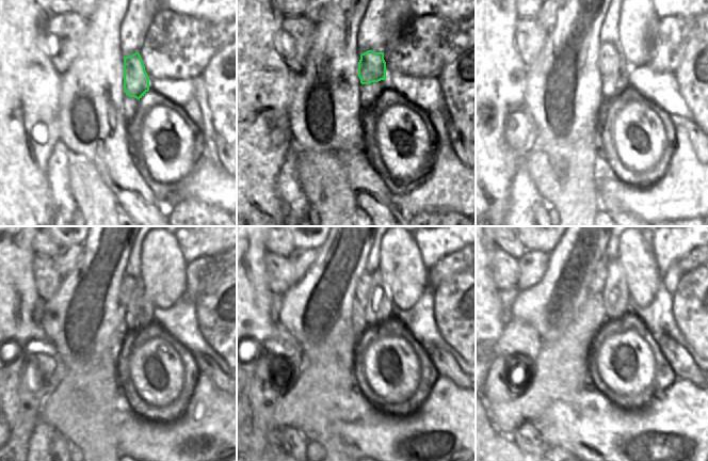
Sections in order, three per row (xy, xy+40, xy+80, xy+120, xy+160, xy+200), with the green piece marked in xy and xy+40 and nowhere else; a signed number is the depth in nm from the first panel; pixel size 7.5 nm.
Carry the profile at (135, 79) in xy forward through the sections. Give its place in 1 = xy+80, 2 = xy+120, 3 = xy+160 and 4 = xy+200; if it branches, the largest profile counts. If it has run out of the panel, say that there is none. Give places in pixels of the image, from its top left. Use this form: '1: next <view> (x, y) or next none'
1: next xy+80 (610, 58)
2: next xy+120 (128, 284)
3: next xy+160 (364, 283)
4: next xy+200 (597, 284)

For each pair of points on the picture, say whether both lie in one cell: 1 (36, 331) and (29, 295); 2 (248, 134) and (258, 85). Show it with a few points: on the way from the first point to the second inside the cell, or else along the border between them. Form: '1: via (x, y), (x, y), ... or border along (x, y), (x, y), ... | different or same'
1: via (28, 322), (27, 303) | same
2: via (248, 123), (248, 97) | same

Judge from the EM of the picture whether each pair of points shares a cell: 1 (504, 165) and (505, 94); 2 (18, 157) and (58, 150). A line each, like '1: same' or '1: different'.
1: same
2: different

